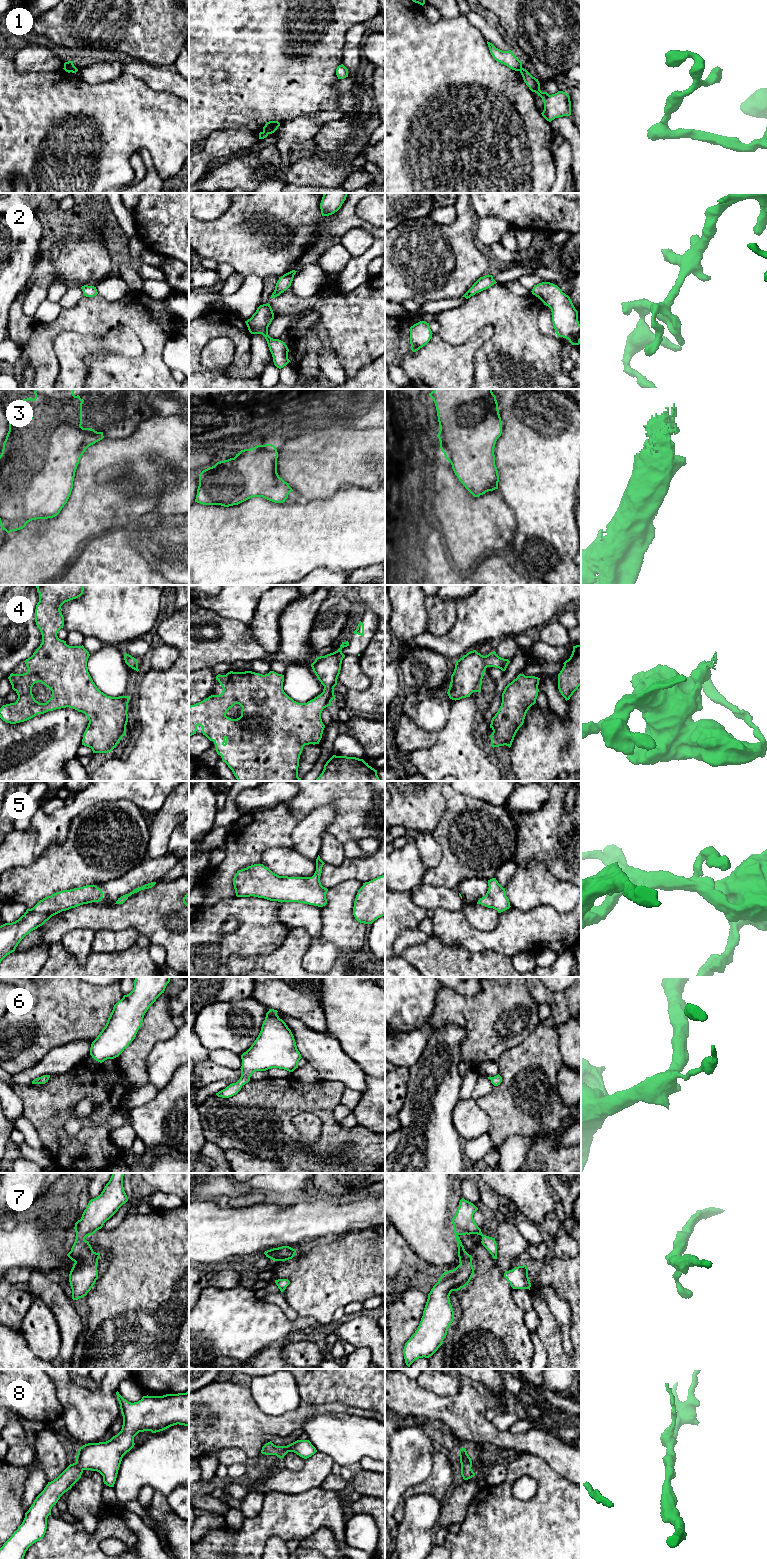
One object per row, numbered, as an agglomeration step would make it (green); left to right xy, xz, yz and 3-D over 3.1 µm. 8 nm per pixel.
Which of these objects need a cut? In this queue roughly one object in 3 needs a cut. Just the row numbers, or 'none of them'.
1

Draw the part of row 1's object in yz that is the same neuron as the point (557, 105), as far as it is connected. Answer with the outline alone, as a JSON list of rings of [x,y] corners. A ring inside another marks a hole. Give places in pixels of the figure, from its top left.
[[[521,68],[520,73],[529,89],[542,98],[544,110],[541,114],[547,121],[551,122],[555,118],[571,115],[570,96],[566,92],[558,91],[549,95],[547,92],[540,90],[538,79],[533,77],[526,69]]]

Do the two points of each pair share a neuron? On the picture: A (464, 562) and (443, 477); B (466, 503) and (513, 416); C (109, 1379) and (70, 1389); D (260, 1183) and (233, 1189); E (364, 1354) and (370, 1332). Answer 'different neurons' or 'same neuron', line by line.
A: same neuron
B: different neurons
C: same neuron
D: same neuron
E: different neurons

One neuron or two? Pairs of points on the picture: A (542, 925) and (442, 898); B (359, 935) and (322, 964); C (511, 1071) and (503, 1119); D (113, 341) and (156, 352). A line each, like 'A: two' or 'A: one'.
A: two
B: two
C: one
D: two

